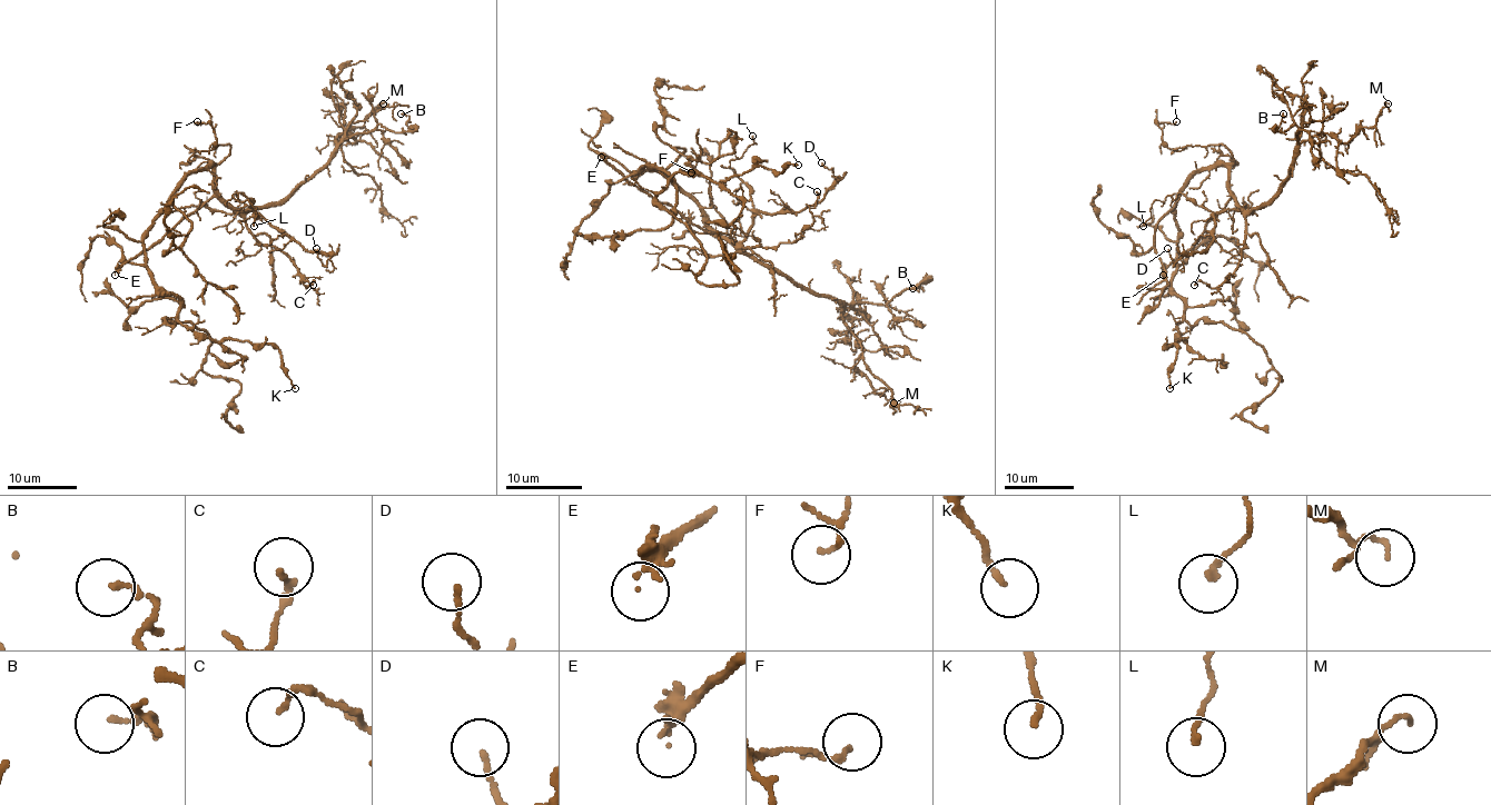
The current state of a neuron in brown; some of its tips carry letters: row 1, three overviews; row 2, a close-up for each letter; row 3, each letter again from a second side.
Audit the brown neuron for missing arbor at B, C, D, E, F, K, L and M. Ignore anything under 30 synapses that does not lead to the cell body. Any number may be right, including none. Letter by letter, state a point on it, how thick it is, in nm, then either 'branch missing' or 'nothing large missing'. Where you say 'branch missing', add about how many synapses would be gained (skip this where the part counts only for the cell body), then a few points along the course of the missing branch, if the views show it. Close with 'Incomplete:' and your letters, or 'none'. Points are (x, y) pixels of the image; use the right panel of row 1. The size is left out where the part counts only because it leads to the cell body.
B: place (1283, 113); calibre 140 nm; nothing large missing
C: place (1194, 285); calibre 150 nm; nothing large missing
D: place (1167, 248); calibre 120 nm; nothing large missing
E: place (1163, 275); calibre 110 nm; branch missing; course (1163, 275), (1152, 278), (1134, 296), (1134, 327), (1121, 359), (1129, 323), (1127, 315), (1122, 314)
F: place (1176, 121); calibre 120 nm; nothing large missing
K: place (1169, 388); calibre 140 nm; nothing large missing
L: place (1143, 226); calibre 130 nm; nothing large missing
M: place (1388, 103); calibre 100 nm; nothing large missing
Incomplete: E

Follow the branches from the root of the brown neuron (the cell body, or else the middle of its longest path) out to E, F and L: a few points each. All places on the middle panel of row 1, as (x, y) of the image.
E: (674, 184), (697, 205), (709, 231), (632, 186), (601, 157)
F: (674, 184), (697, 205), (702, 221), (722, 235), (728, 226), (710, 199), (712, 157), (701, 152), (691, 172)
L: (674, 184), (697, 205), (707, 227), (741, 240), (752, 224), (752, 200), (729, 162), (757, 143), (752, 136)

